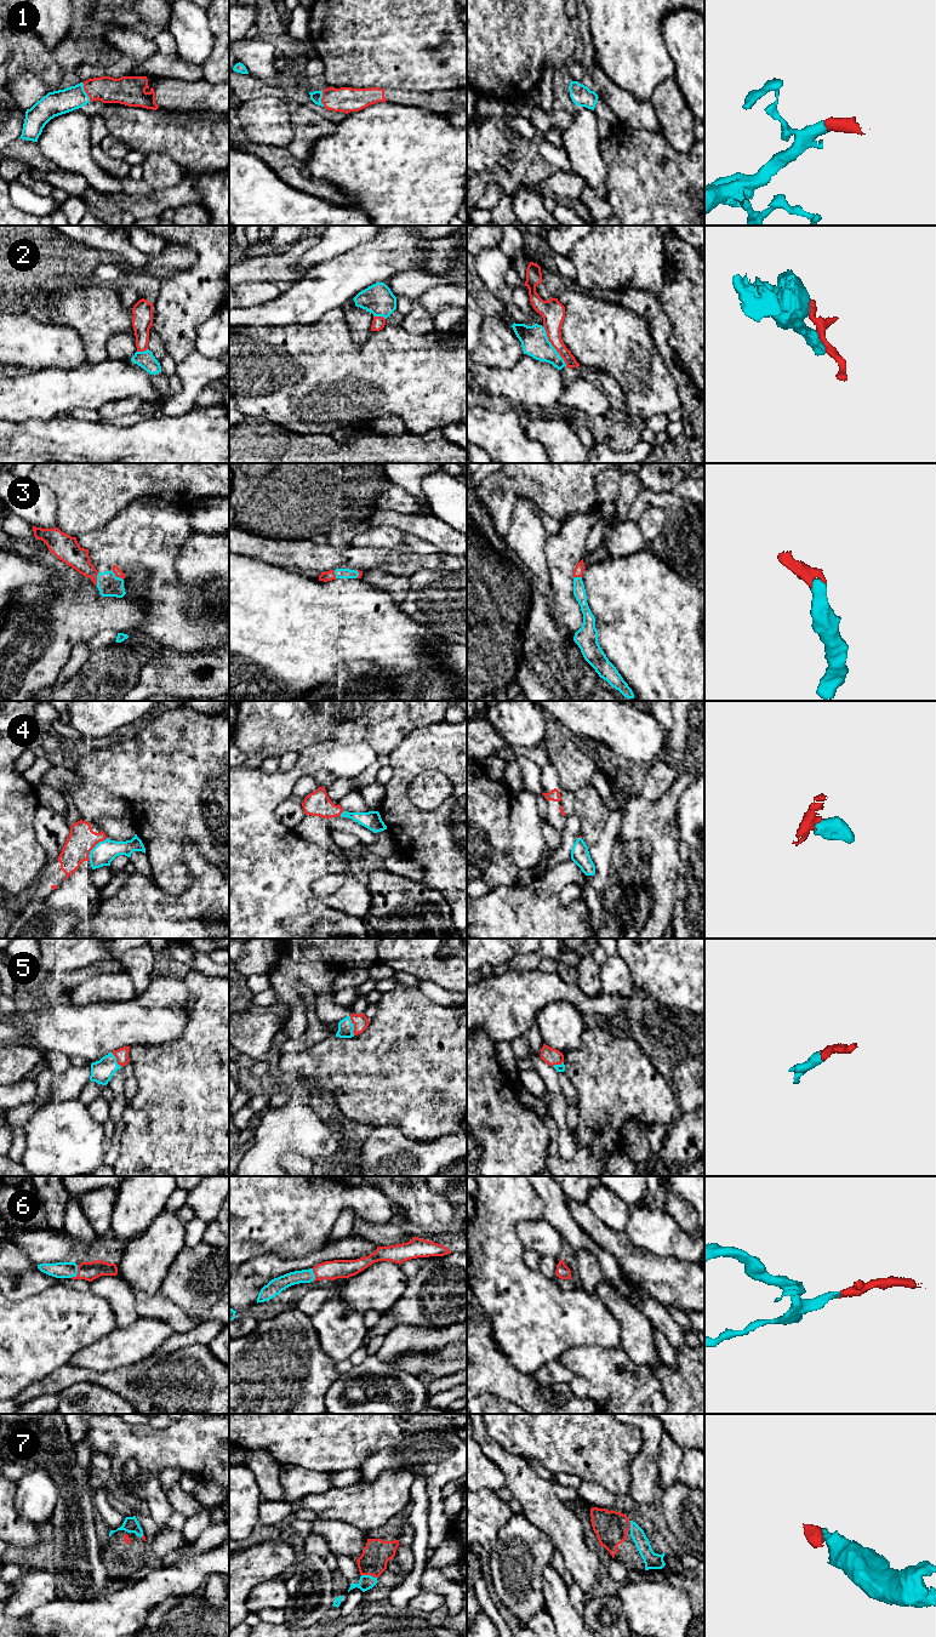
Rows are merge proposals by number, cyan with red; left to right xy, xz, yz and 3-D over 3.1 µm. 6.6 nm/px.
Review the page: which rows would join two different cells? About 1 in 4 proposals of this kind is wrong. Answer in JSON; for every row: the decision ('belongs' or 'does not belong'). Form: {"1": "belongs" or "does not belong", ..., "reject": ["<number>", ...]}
{"1": "belongs", "2": "does not belong", "3": "belongs", "4": "belongs", "5": "belongs", "6": "belongs", "7": "belongs", "reject": ["2"]}

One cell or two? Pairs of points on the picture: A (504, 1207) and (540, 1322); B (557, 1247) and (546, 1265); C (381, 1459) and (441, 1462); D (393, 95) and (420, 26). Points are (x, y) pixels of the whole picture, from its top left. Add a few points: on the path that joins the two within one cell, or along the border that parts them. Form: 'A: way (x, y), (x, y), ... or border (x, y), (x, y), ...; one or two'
A: way (504, 1236), (504, 1282), (511, 1288), (511, 1293); one
B: border (541, 1255), (552, 1255), (559, 1260); two
C: way (395, 1459), (427, 1459); one
D: border (384, 89), (420, 91), (422, 93); two

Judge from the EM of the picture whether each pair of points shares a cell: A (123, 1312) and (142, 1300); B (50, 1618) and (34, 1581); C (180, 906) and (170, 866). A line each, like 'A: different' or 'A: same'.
A: different
B: different
C: different

